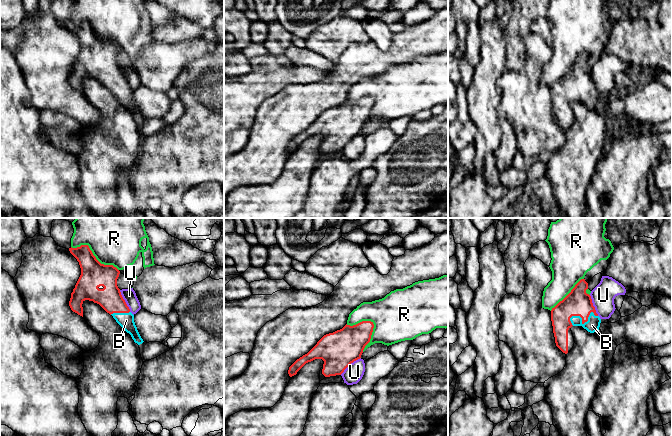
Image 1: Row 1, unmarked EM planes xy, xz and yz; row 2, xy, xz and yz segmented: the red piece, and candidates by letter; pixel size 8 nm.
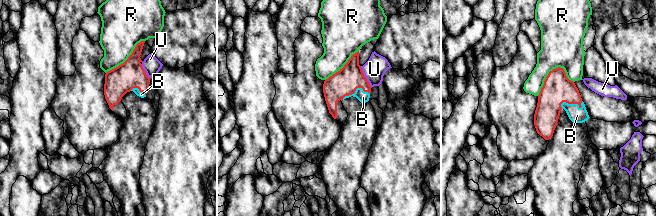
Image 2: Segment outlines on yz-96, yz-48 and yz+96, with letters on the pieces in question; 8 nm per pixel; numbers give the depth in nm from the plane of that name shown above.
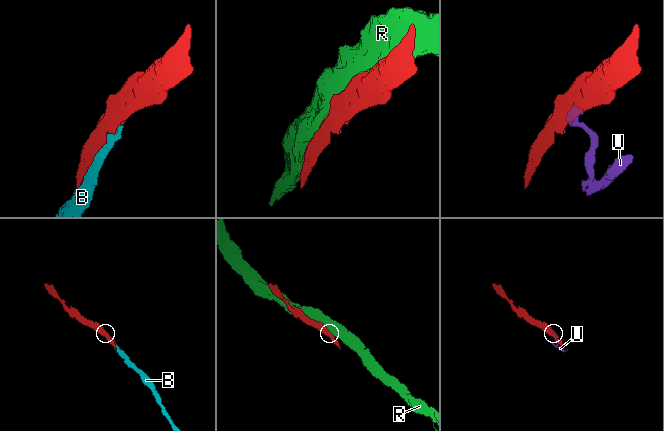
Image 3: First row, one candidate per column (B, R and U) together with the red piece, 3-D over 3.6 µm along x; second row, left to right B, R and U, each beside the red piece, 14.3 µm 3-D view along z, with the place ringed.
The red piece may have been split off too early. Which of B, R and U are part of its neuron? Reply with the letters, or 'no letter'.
B

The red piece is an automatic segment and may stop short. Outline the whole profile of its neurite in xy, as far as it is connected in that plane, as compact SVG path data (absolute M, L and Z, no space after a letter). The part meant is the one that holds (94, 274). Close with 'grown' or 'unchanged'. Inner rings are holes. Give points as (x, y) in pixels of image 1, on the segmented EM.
M88 245L71 247L69 251L77 259L81 268L81 275L69 301L71 310L83 317L83 302L93 301L112 315L116 322L131 335L135 343L142 344L144 341L135 325L134 315L130 312L117 286L120 271L113 265L101 264Z; grown

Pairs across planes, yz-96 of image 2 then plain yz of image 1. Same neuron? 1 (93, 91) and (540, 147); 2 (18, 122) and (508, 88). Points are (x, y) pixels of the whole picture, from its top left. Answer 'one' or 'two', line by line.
1: one
2: two

